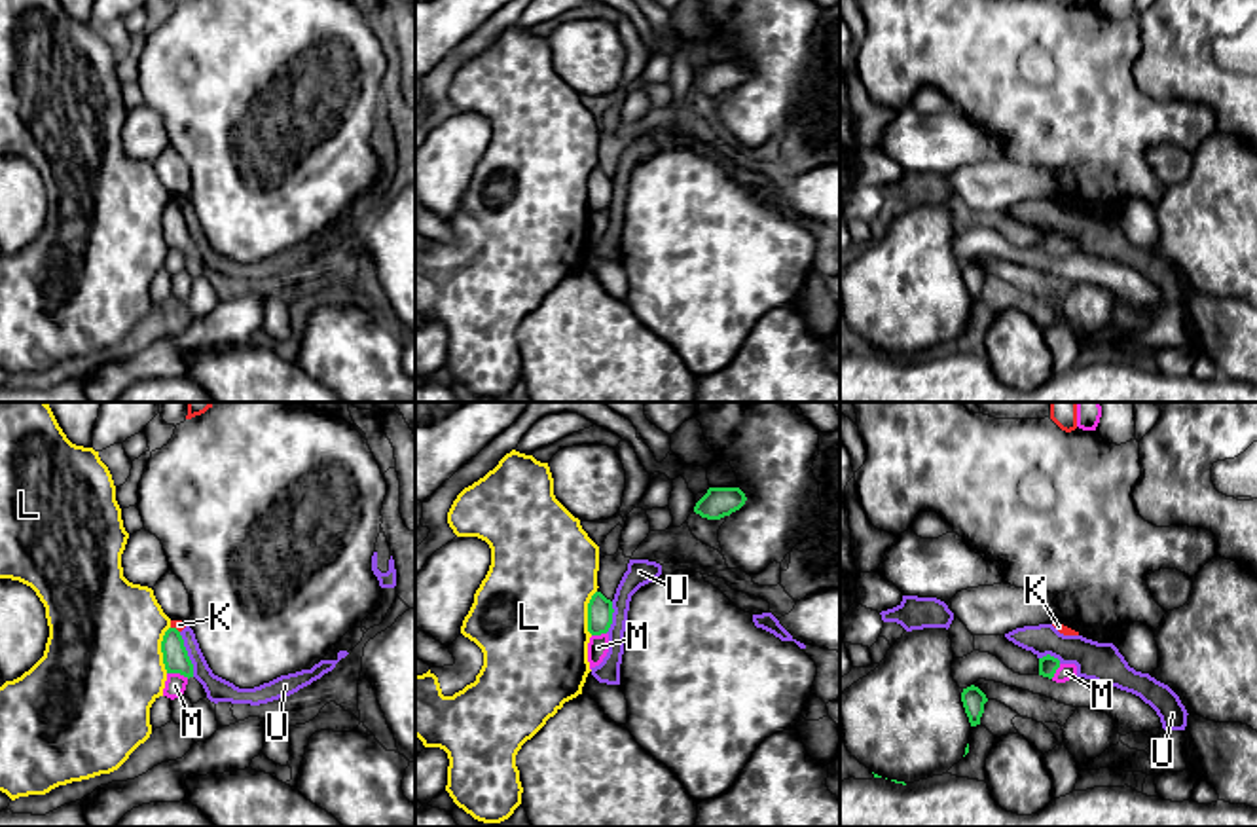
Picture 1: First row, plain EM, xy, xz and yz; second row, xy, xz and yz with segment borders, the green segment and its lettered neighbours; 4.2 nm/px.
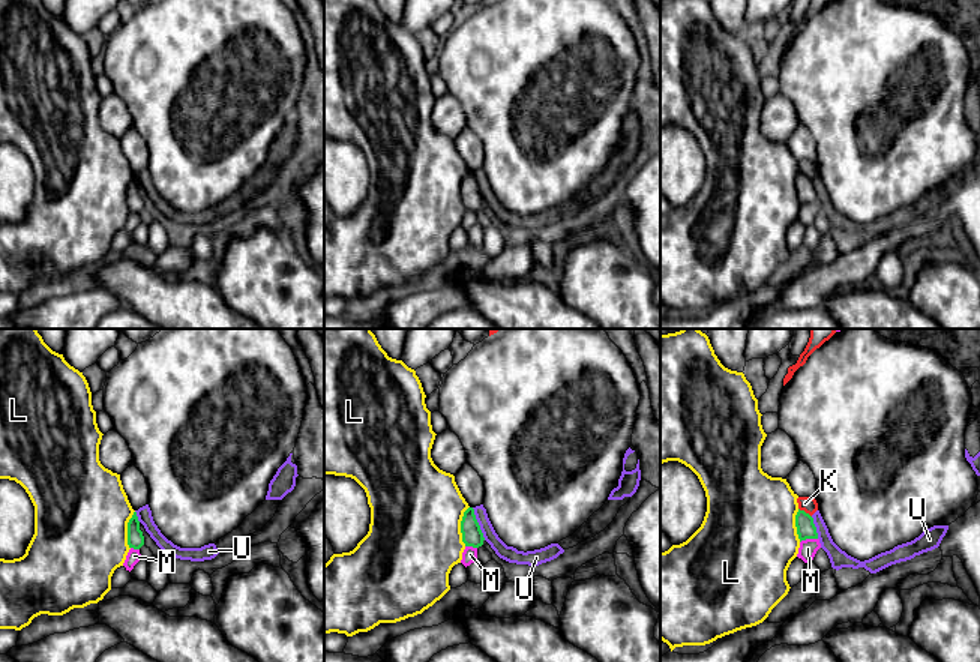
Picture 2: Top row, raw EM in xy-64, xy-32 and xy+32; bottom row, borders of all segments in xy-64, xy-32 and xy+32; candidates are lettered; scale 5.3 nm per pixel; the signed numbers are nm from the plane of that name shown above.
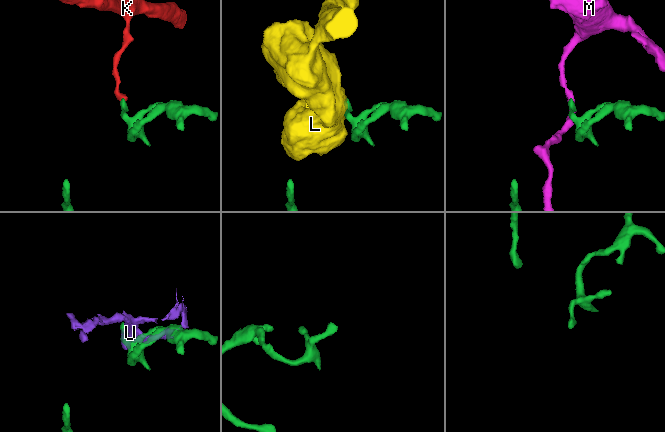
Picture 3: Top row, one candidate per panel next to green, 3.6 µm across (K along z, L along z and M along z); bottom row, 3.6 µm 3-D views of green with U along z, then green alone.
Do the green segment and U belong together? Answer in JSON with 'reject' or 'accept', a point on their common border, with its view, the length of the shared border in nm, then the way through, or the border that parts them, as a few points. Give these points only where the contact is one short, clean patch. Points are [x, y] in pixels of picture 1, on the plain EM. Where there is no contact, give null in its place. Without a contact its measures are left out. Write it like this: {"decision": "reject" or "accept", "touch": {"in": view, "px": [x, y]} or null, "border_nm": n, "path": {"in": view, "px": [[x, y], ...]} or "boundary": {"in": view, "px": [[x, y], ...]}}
{"decision": "reject", "touch": {"in": "xy", "px": [186, 230]}, "border_nm": 200, "boundary": {"in": "xy", "px": [[179, 207], [194, 251]]}}

